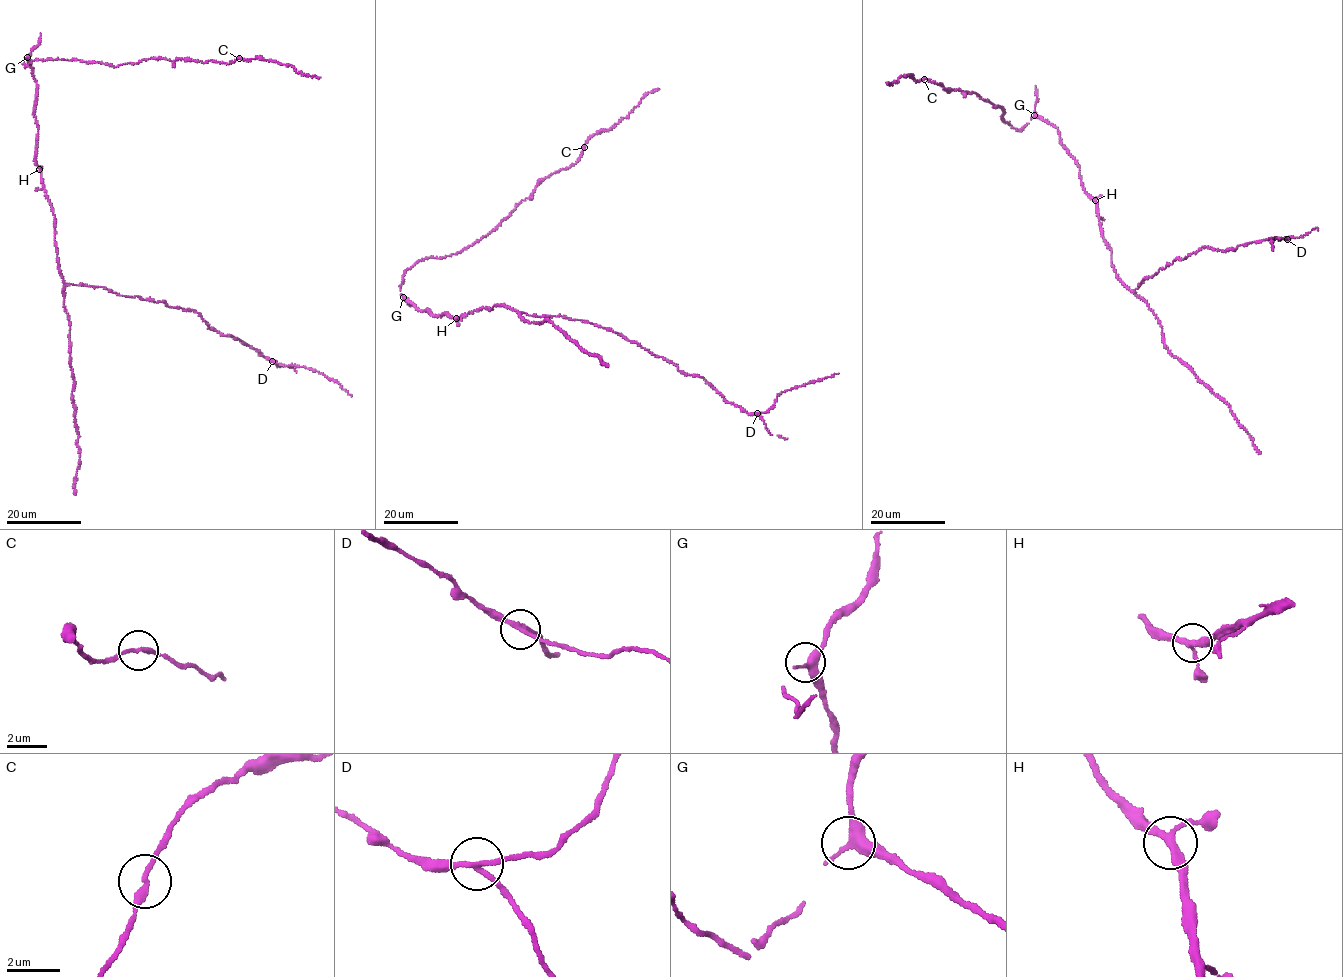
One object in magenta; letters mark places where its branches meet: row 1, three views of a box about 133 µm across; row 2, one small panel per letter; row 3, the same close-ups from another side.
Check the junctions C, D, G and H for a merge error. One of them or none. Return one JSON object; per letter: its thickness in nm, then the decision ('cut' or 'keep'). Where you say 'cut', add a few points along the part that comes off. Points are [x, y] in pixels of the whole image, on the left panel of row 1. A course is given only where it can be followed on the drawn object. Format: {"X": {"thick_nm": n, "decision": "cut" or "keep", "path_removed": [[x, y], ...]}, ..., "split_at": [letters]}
{"C": {"thick_nm": 200, "decision": "keep"}, "D": {"thick_nm": 190, "decision": "cut", "path_removed": [[272, 361], [318, 371], [352, 396]]}, "G": {"thick_nm": 320, "decision": "keep"}, "H": {"thick_nm": 280, "decision": "keep"}, "split_at": ["D"]}

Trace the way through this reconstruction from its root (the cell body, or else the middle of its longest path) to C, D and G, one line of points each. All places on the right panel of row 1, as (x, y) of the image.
C: (1095, 200), (1058, 128), (1034, 116), (1016, 130), (1000, 106), (924, 79)
D: (1095, 200), (1117, 277), (1134, 292), (1145, 277), (1203, 247), (1225, 251), (1287, 238)
G: (1095, 200), (1084, 190), (1079, 165), (1061, 143), (1058, 128), (1034, 115)

